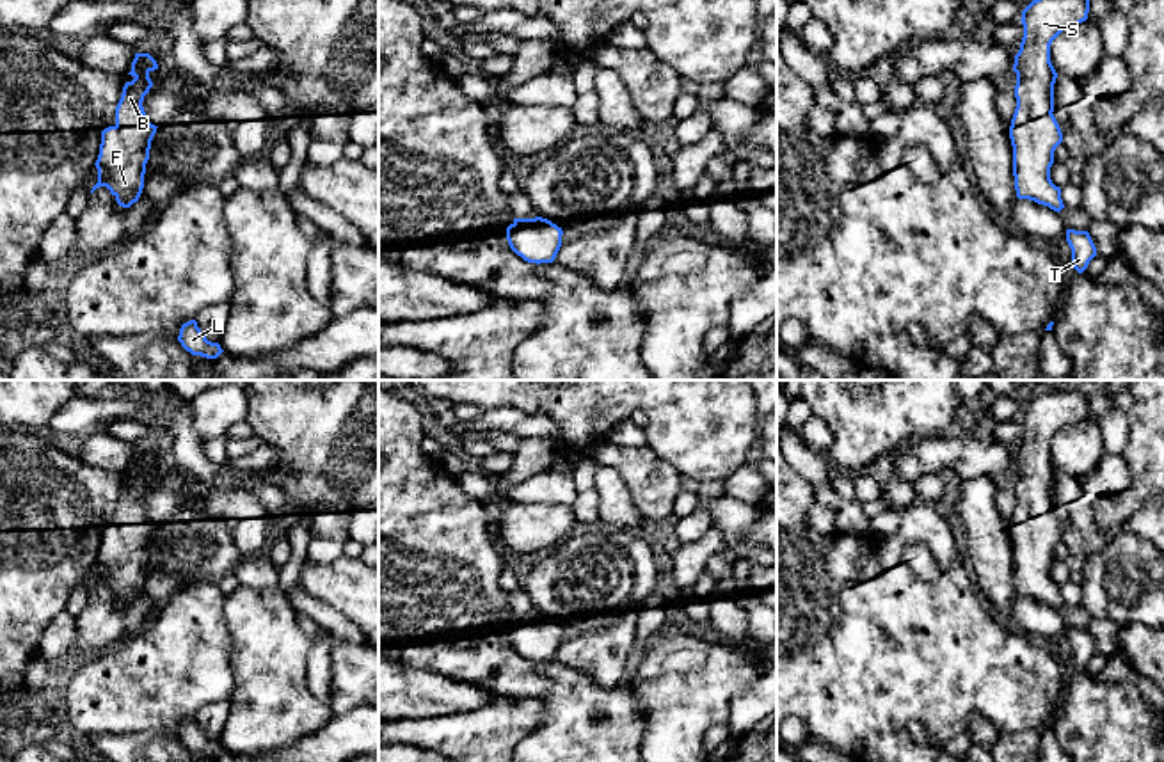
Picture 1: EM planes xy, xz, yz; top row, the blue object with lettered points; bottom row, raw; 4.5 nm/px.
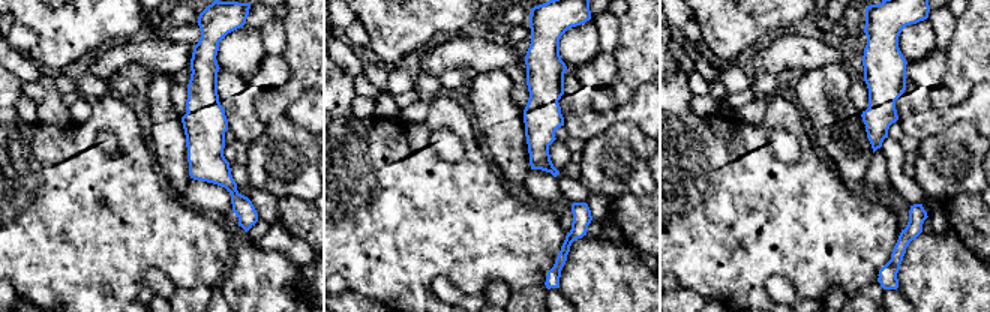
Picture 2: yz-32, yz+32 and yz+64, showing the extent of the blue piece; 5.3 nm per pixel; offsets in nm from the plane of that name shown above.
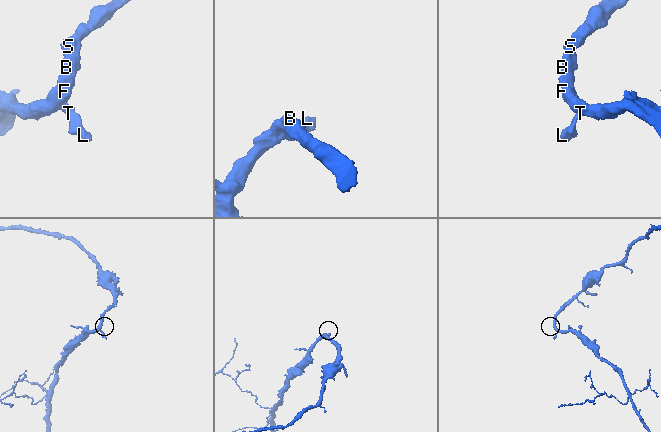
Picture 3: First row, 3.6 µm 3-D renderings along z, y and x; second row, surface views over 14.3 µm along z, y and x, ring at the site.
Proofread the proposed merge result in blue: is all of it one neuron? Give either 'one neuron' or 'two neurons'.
one neuron

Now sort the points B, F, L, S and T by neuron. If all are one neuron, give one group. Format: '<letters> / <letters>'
B F L S T

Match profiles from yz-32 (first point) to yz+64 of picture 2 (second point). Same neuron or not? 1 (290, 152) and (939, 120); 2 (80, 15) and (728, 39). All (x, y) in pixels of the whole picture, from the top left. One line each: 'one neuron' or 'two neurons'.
1: two neurons
2: one neuron

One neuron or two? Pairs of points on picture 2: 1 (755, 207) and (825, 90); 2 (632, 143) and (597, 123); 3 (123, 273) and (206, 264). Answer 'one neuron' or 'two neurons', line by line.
1: two neurons
2: two neurons
3: one neuron

